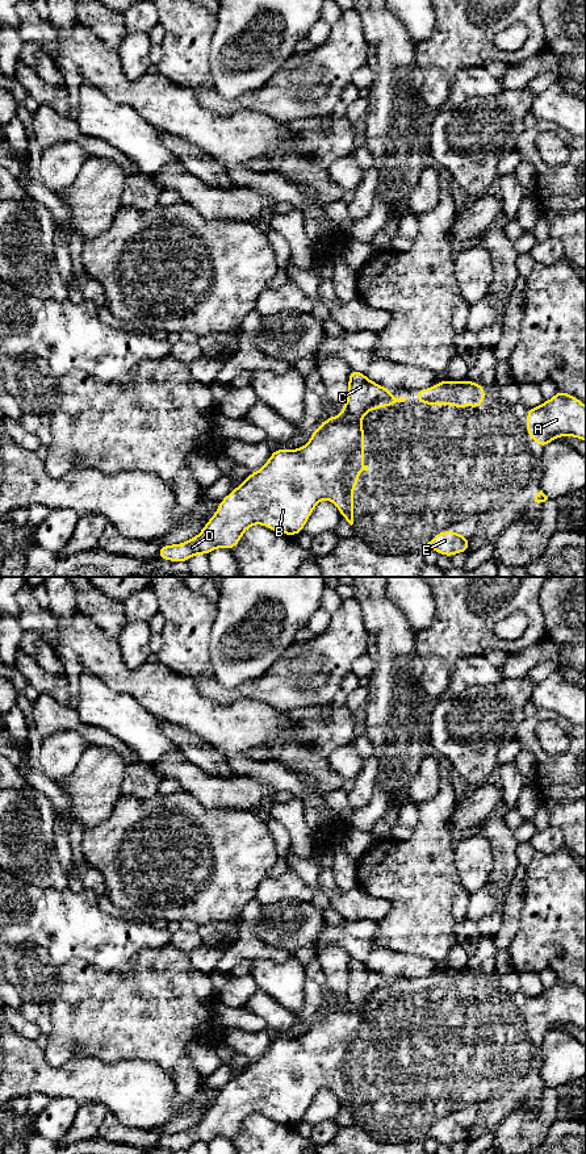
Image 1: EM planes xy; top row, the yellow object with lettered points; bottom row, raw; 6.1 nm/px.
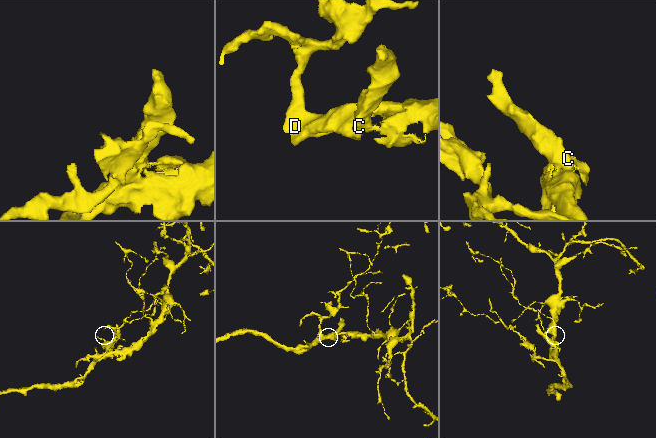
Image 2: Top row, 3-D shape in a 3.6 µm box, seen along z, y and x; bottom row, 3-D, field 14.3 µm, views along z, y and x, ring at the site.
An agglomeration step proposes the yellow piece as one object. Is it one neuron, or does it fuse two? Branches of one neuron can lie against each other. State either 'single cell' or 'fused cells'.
fused cells

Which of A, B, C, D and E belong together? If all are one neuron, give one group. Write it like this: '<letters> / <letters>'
A B D E / C

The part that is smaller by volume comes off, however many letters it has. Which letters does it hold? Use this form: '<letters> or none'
C

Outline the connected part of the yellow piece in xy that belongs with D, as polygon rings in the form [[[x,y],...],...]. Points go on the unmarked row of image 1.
[[[334,1004],[327,1007],[311,1023],[310,1029],[297,1038],[279,1037],[268,1050],[229,1082],[218,1094],[215,1103],[194,1126],[159,1136],[158,1146],[167,1150],[184,1150],[196,1143],[209,1143],[215,1137],[233,1138],[244,1120],[254,1113],[263,1113],[277,1121],[296,1125],[313,1103],[317,1092],[328,1088],[335,1092],[343,1108],[353,1113],[353,1076],[359,1062],[368,1059],[364,1050],[364,1015],[359,1008]]]

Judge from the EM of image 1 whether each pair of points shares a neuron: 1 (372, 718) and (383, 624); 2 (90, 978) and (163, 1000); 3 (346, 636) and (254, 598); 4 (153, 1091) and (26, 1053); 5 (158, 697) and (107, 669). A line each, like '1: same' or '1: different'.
1: same
2: same
3: different
4: same
5: same

